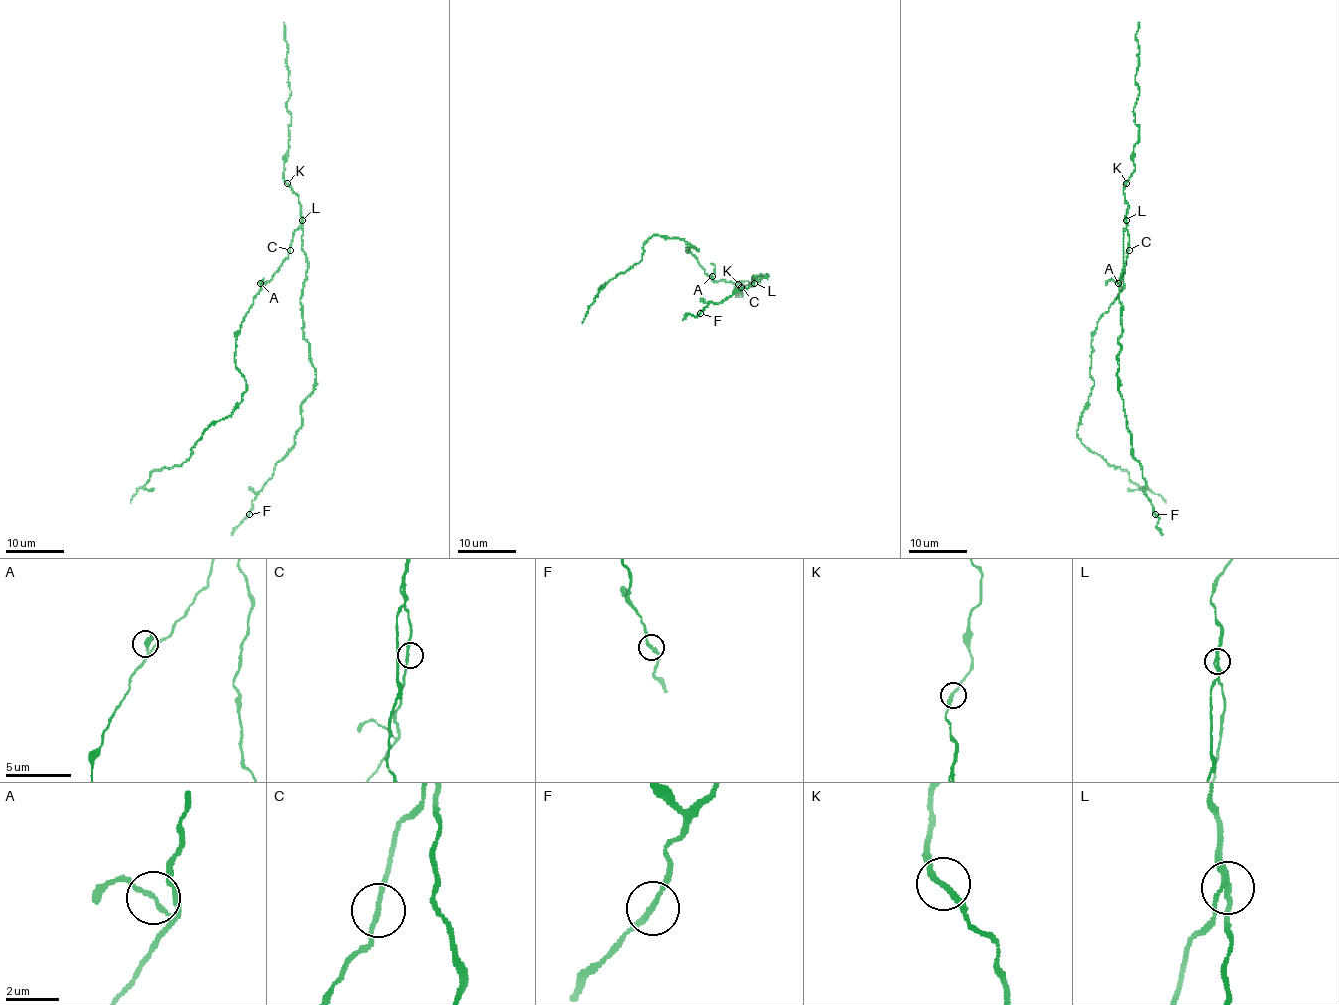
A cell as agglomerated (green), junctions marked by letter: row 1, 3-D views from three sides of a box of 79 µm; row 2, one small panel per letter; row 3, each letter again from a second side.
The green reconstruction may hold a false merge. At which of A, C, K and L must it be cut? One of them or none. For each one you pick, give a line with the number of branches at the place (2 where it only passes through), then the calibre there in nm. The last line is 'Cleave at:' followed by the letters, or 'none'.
L: branches 3; calibre 190 nm
Cleave at: L

